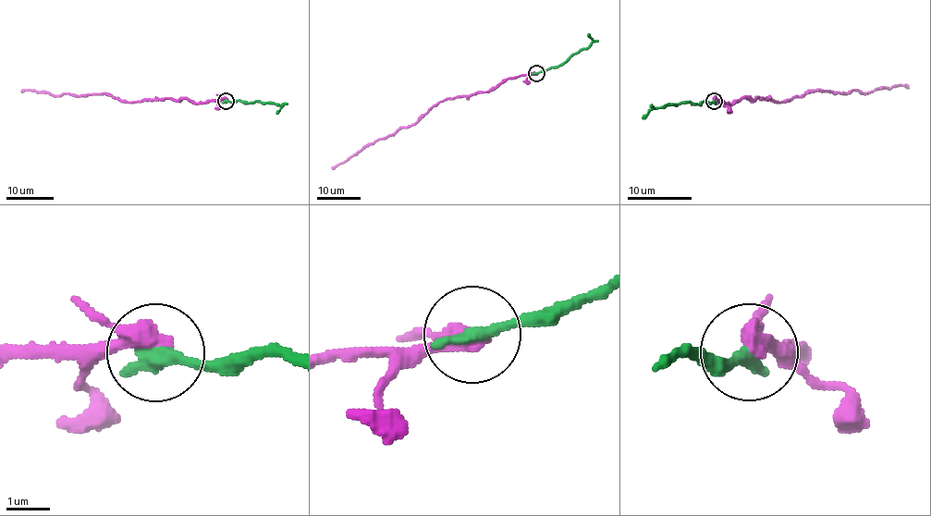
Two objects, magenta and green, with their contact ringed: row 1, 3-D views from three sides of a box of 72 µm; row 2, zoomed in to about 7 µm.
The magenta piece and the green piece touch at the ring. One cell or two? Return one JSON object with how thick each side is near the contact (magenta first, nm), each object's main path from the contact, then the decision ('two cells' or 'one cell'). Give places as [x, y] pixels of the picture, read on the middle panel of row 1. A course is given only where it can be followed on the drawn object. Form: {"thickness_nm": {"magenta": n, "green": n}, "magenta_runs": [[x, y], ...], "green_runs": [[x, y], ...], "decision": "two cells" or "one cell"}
{"thickness_nm": {"magenta": 340, "green": 360}, "magenta_runs": [[536, 73], [503, 79], [487, 92], [439, 101], [414, 124], [399, 127], [393, 133], [364, 145], [332, 168]], "green_runs": [[536, 73], [563, 65], [574, 55], [586, 49], [592, 41], [588, 33]], "decision": "one cell"}

